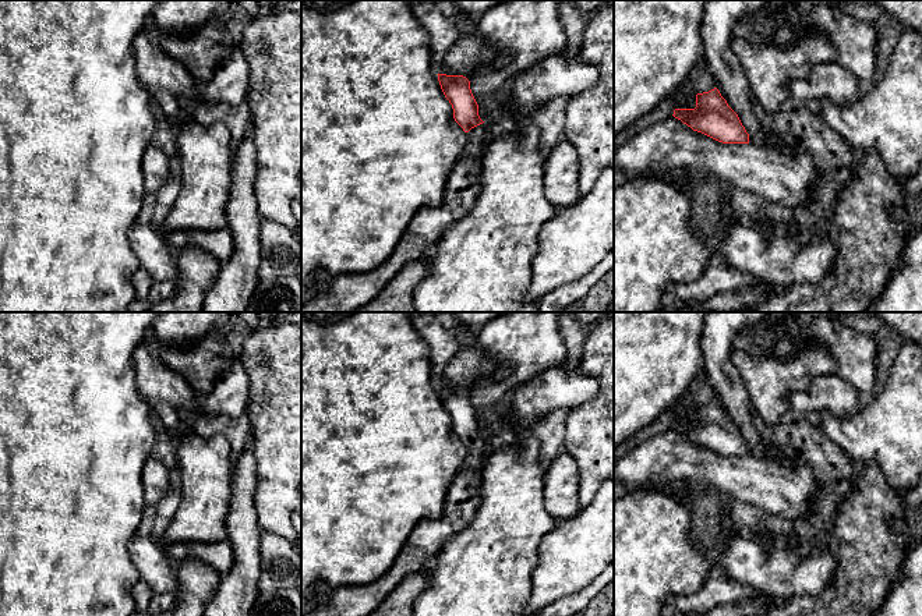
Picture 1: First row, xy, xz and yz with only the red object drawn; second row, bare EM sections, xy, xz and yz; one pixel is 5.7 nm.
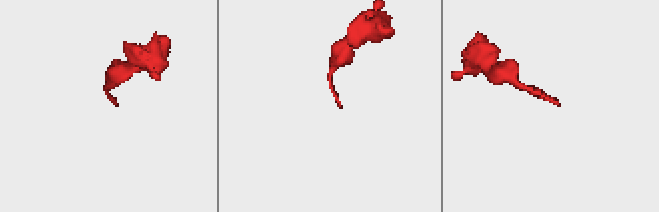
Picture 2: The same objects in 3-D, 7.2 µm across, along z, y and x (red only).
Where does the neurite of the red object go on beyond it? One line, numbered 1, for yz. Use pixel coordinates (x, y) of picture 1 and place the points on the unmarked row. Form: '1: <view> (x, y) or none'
1: yz (802, 442)

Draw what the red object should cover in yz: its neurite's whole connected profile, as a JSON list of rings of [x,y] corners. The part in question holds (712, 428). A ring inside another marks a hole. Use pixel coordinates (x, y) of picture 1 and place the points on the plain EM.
[[[717,400],[697,406],[695,421],[675,421],[674,429],[690,439],[693,443],[702,445],[723,456],[750,456],[756,459],[766,457],[766,446],[771,446],[780,452],[780,454],[799,465],[809,467],[819,481],[819,489],[816,492],[815,507],[809,516],[794,521],[794,530],[789,532],[792,542],[802,548],[809,548],[815,542],[823,541],[834,516],[841,506],[842,500],[851,493],[856,481],[858,471],[855,463],[844,453],[844,450],[836,445],[817,425],[798,419],[791,424],[767,424],[759,415],[755,415],[755,426],[763,443],[762,447],[749,447],[742,438],[738,426],[728,418],[727,413],[721,408]]]

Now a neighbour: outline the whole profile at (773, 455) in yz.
[[[766,446],[764,449],[766,449],[764,460],[780,463],[781,465],[785,465],[785,467],[789,467],[789,468],[798,468],[799,467],[799,464],[784,459],[777,449],[774,449],[771,446]]]

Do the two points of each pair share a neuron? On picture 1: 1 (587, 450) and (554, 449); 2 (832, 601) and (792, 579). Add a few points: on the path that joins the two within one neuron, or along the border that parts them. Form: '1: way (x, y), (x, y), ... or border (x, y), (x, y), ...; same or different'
1: border (568, 417), (562, 450); different
2: border (837, 566), (820, 593), (787, 598); different

